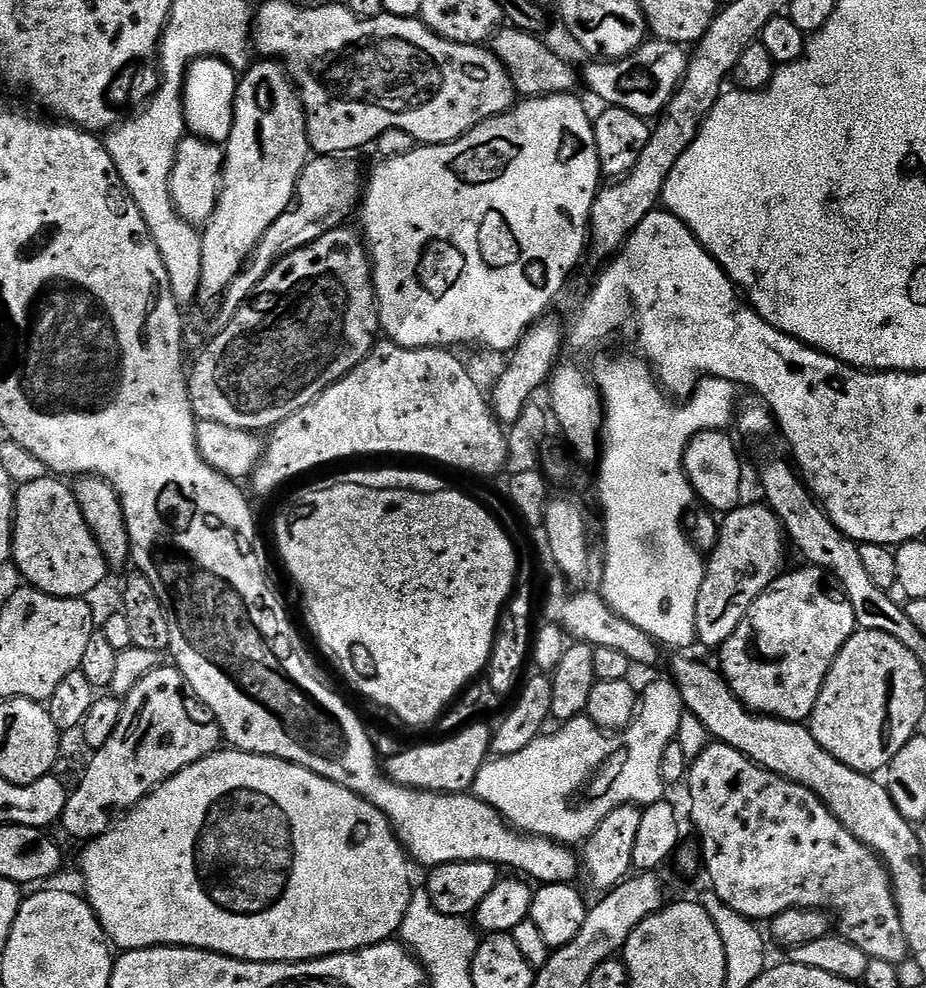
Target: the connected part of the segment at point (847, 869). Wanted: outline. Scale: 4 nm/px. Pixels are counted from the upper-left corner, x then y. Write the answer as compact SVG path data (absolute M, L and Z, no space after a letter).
M712 742L691 761L687 788L692 799L692 824L700 835L702 864L706 872L708 868L707 883L732 910L748 920L770 922L791 908L819 908L831 914L835 923L836 920L840 923L839 935L854 942L869 960L900 966L904 959L909 959L896 894L883 860L858 842L806 786L767 772L730 746Z

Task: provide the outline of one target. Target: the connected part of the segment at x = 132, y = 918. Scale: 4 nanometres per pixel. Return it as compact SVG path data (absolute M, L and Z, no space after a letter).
M239 750L224 751L214 751L162 782L145 800L139 800L127 815L117 819L108 831L95 836L81 847L84 848L80 852L80 872L84 875L82 892L109 941L120 950L165 946L201 948L207 952L229 956L231 960L249 960L259 964L294 964L301 960L321 960L323 956L357 952L359 948L391 941L400 931L406 906L412 900L414 885L408 877L409 857L396 839L396 833L388 819L358 794L302 766L273 756L256 756L252 752Z

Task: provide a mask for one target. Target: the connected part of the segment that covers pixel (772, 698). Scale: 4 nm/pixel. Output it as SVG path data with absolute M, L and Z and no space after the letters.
M803 567L798 569L797 572L788 570L781 574L772 583L772 587L756 599L754 606L750 606L750 610L746 614L746 618L742 618L738 630L734 630L734 634L730 634L730 638L726 638L726 642L718 649L718 656L720 656L720 664L718 663L719 671L730 686L730 690L734 690L734 694L749 710L758 712L761 716L777 716L780 720L795 720L797 722L807 721L811 717L814 706L818 702L818 694L822 694L822 686L832 669L832 663L838 658L842 646L846 646L848 639L858 631L858 625L854 618L854 606L850 602L848 595L841 590L839 584L820 568Z

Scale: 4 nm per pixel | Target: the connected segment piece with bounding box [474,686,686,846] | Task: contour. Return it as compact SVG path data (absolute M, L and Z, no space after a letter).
M650 686L645 692L643 689L636 717L627 728L605 730L587 718L563 721L553 736L540 735L534 742L530 742L530 746L526 746L526 750L489 759L476 779L475 795L485 800L512 827L519 828L522 832L545 836L560 844L579 845L594 834L598 822L602 822L602 818L606 818L610 810L627 804L647 806L665 799L666 785L660 773L662 754L669 742L677 739L685 712L680 692L660 694L656 687Z

